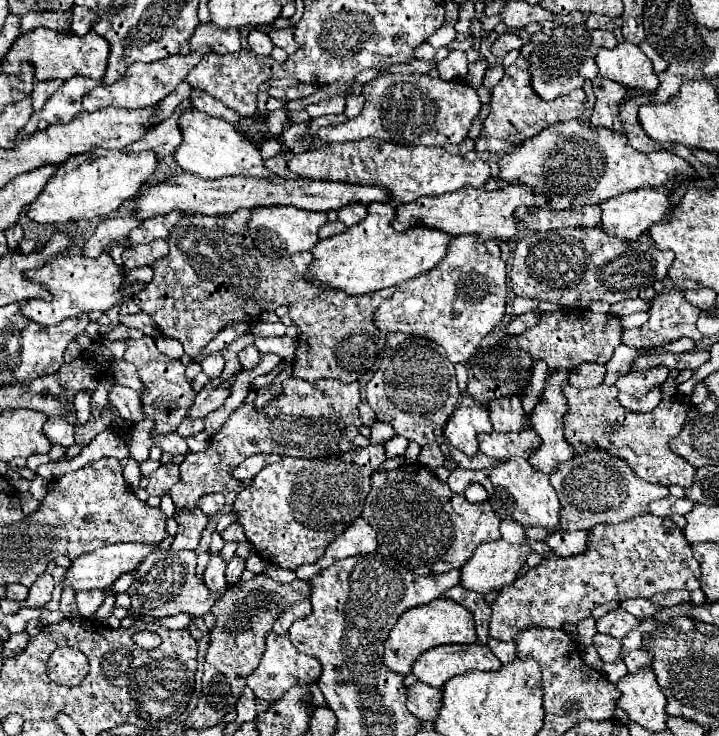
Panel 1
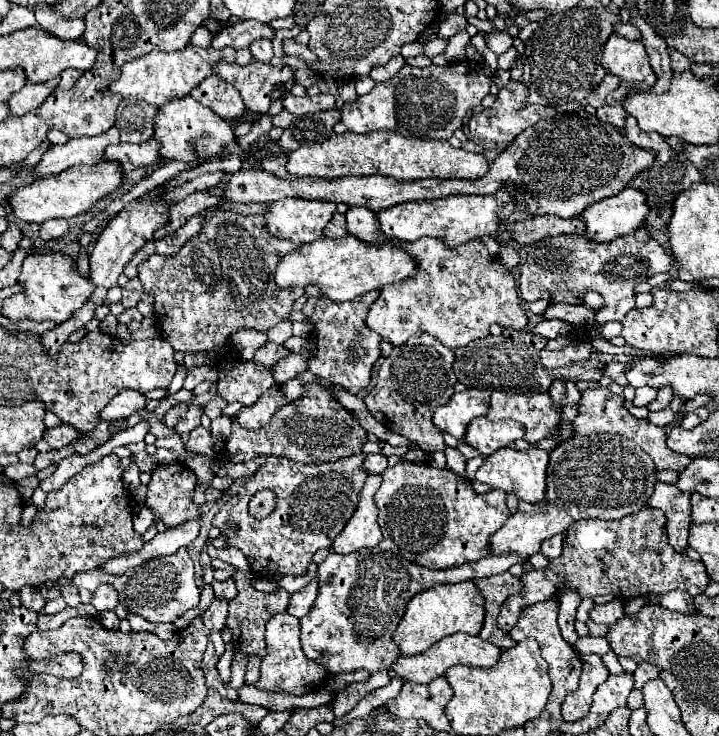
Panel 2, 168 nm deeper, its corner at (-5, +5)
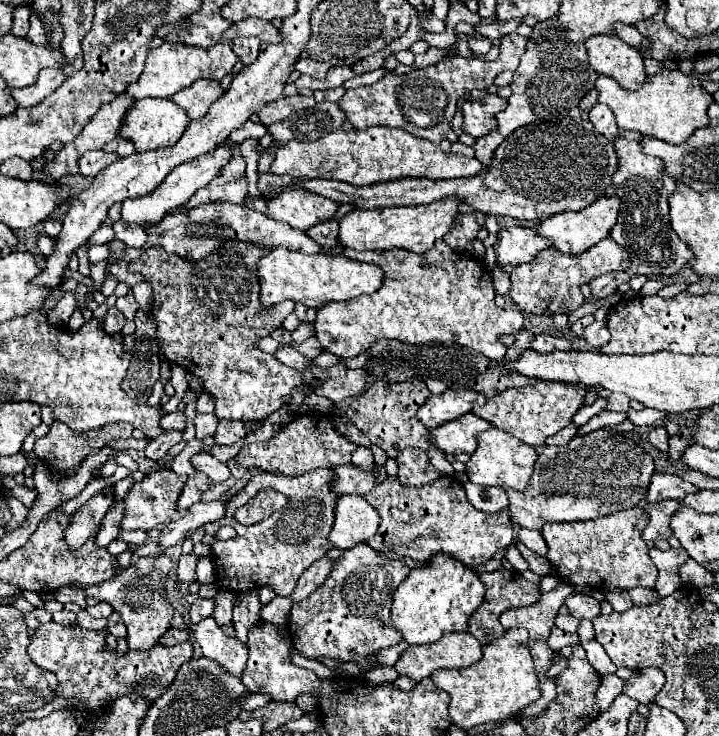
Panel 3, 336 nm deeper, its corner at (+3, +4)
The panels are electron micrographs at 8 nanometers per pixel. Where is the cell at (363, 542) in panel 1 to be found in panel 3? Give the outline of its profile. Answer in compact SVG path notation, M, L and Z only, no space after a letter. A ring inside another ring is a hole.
M341 495L335 503L335 523L329 541L337 549L351 549L377 533L379 513L361 495Z

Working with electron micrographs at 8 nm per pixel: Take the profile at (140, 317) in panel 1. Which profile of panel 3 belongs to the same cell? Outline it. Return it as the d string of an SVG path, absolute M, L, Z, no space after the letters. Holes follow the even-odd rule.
M109 309L101 323L103 323L103 331L105 331L105 333L117 335L117 333L121 331L121 327L125 325L125 317L123 317L123 313L117 311L117 309Z

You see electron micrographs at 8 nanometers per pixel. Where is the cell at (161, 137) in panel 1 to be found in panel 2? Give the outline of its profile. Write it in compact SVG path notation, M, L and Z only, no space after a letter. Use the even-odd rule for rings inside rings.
M149 138L147 142L141 144L117 144L117 146L109 146L105 150L105 158L107 160L117 160L123 168L123 172L135 170L135 168L147 168L151 164L159 164L161 154L157 154L157 148L161 148L161 144L157 144L157 140Z

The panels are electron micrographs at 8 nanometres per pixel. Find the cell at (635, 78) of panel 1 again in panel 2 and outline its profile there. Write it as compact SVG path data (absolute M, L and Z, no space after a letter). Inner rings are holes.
M611 34L601 56L601 66L627 82L639 82L653 86L657 76L649 64L649 56L645 52L643 42L629 42L617 34Z

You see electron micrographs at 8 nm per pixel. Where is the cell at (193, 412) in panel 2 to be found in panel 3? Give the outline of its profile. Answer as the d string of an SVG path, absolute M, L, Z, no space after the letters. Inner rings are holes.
M167 431L167 433L163 433L161 437L149 441L149 445L145 447L145 457L151 459L151 461L161 461L161 459L167 455L167 451L169 451L175 443L179 443L181 439L183 439L183 435L181 435L179 431Z

